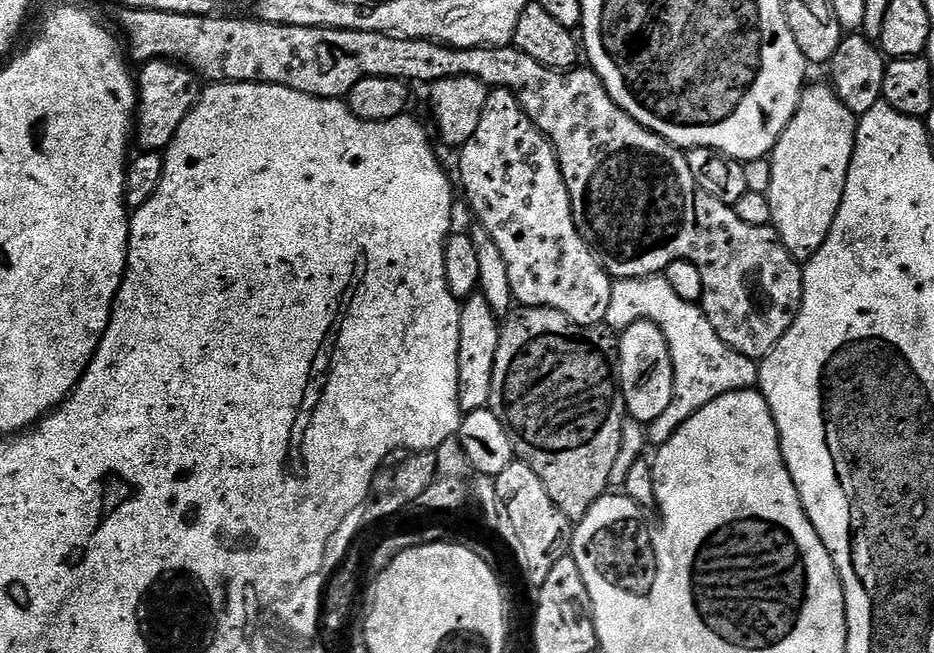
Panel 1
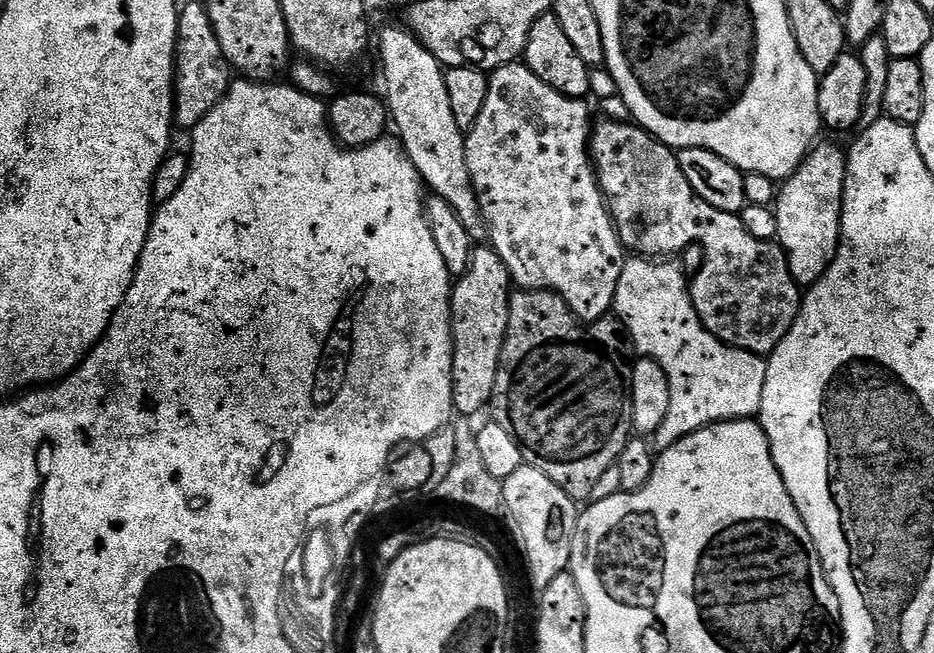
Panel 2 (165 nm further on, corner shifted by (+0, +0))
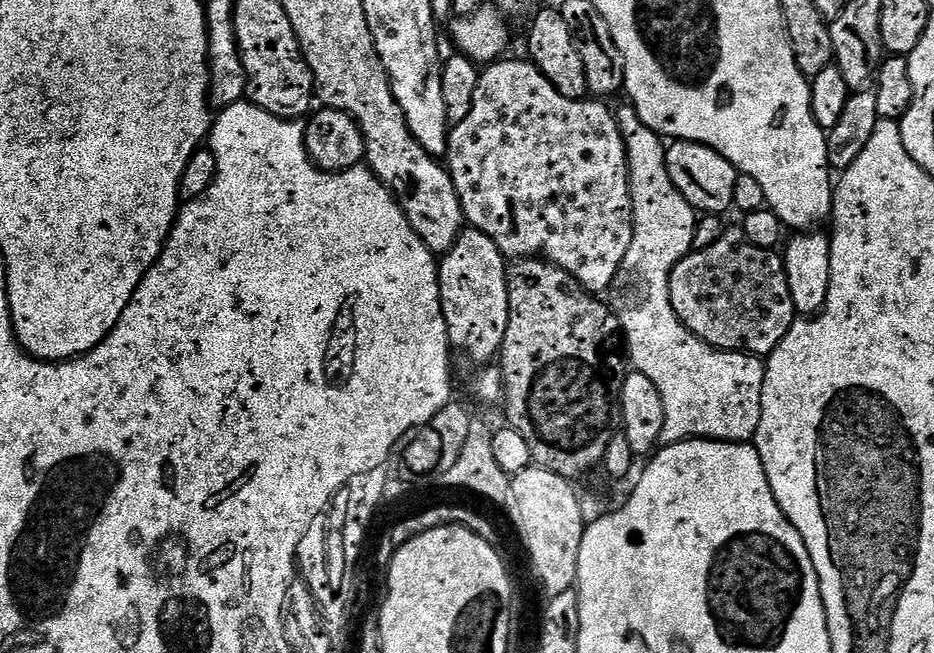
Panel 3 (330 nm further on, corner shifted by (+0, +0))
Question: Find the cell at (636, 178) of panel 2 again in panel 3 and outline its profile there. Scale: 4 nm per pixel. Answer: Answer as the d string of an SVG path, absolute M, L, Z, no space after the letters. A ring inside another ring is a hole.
M740 230L725 231L714 246L706 246L706 250L701 252L693 250L679 260L670 274L668 293L674 314L678 314L680 321L699 340L704 340L711 348L718 348L721 352L746 352L749 356L767 358L772 355L778 342L786 338L790 326L798 318L790 298L783 255L776 250L754 246Z

